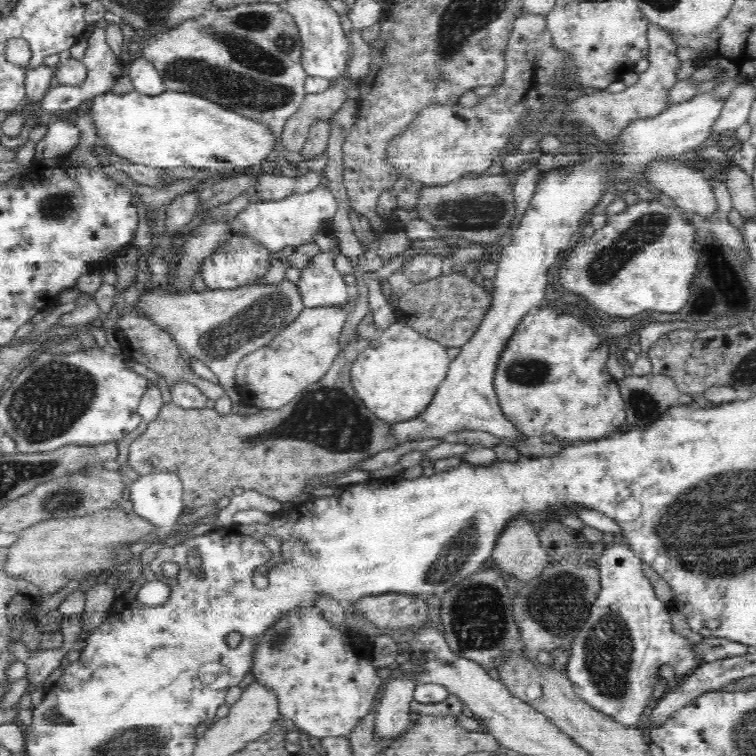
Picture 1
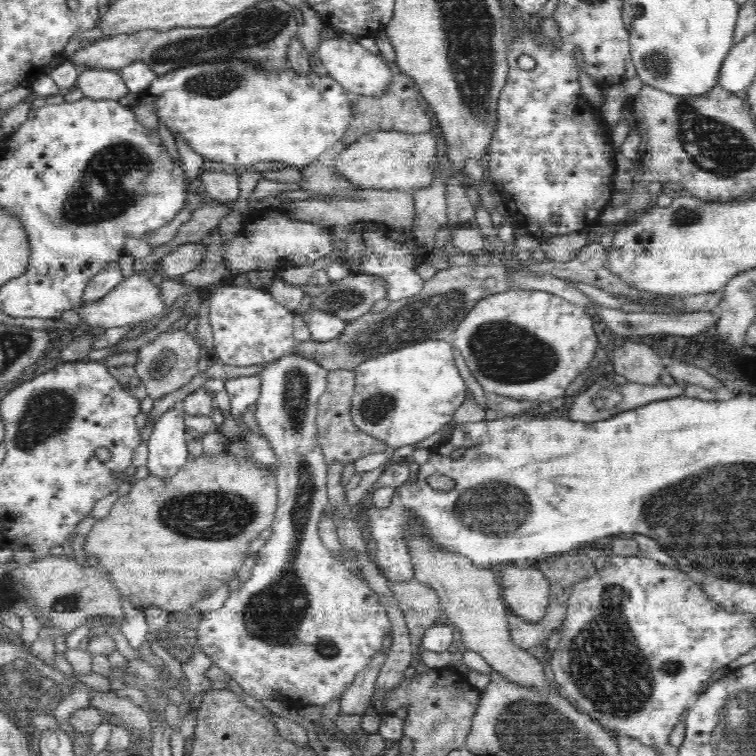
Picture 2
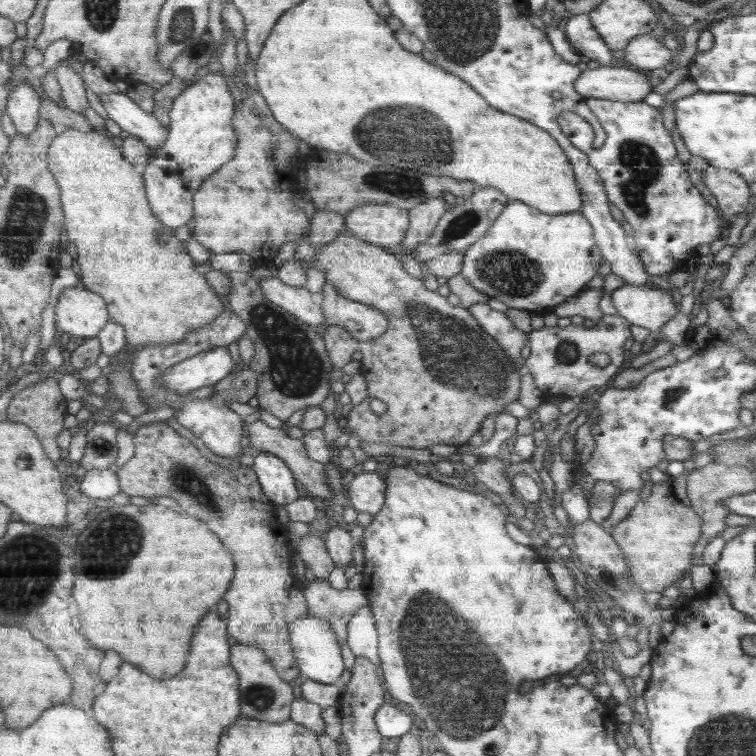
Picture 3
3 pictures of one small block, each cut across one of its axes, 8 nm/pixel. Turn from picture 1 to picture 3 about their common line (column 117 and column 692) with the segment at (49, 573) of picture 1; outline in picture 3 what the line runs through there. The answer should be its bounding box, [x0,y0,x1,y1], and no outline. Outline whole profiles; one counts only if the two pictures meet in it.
[610,485,704,595]

